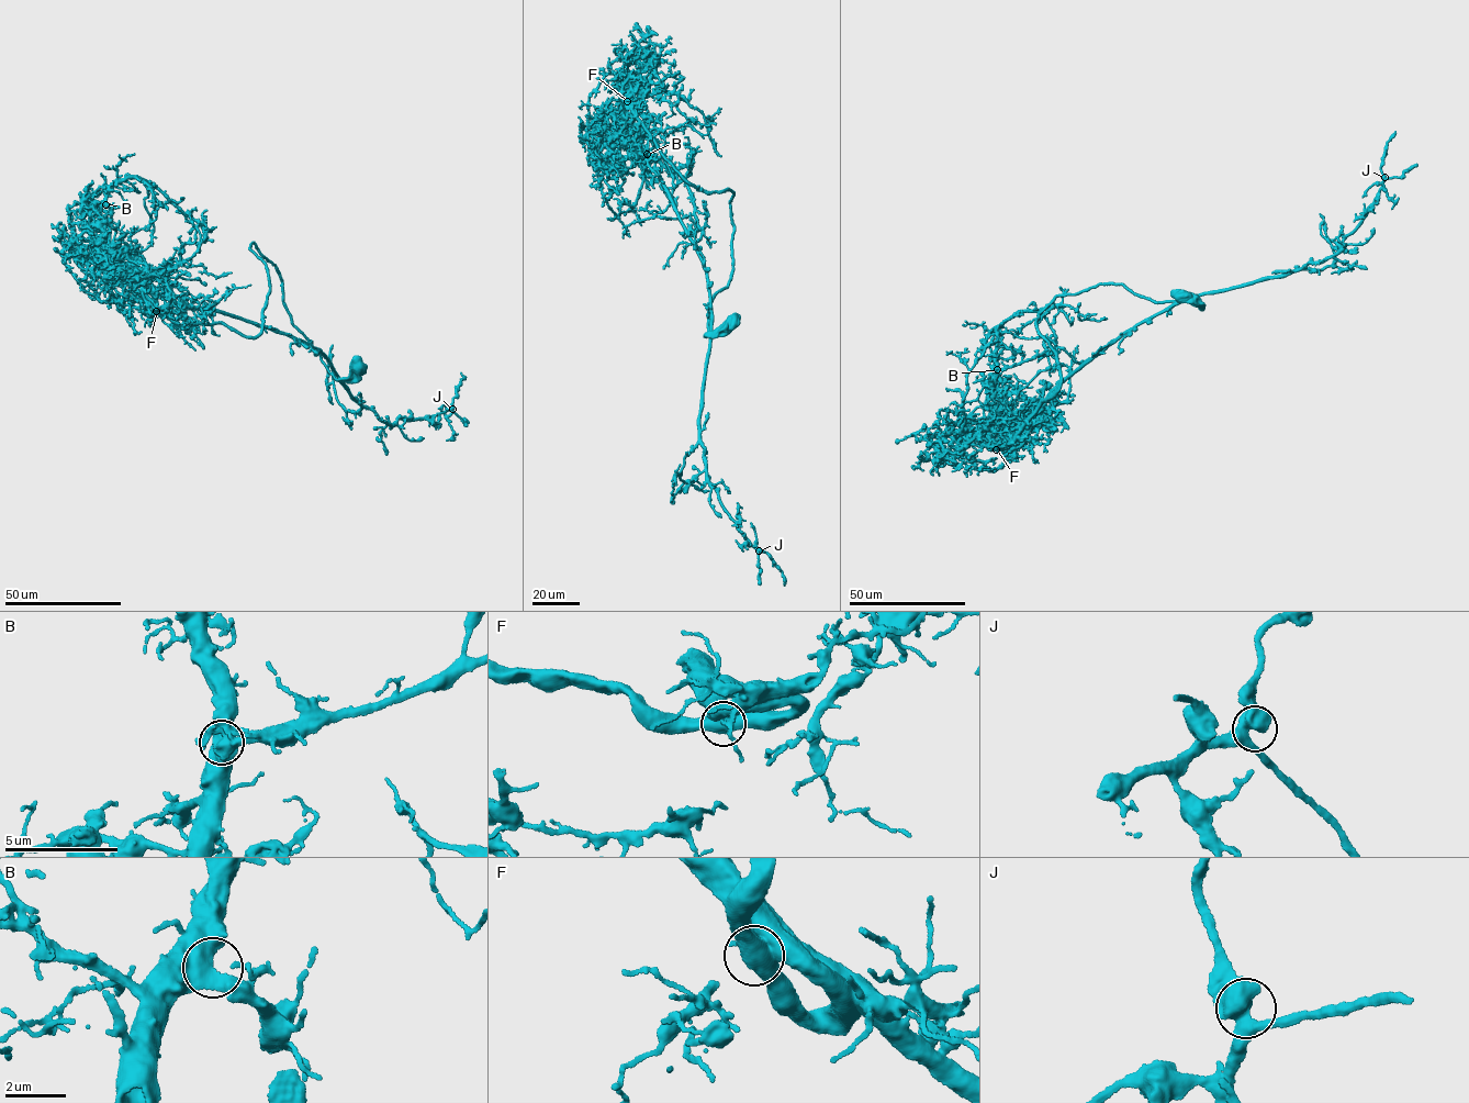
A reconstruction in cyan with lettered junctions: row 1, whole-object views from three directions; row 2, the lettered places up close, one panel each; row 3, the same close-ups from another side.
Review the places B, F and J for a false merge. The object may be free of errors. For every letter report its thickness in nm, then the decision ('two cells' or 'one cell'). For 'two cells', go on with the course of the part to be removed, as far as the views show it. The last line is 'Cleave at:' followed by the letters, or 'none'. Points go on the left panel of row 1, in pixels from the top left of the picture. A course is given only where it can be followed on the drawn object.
B: calibre 550 nm; one cell
F: calibre 600 nm; one cell
J: calibre 600 nm; one cell
Cleave at: none

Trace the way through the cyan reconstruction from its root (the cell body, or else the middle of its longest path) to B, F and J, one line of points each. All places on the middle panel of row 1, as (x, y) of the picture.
B: (729, 323), (705, 336), (710, 303), (703, 259), (637, 131), (626, 129), (617, 140), (647, 154)
F: (729, 323), (705, 336), (704, 263), (660, 175), (629, 157), (627, 101)
J: (729, 323), (705, 336), (708, 312), (711, 320), (701, 443), (707, 480), (721, 507), (759, 550)

